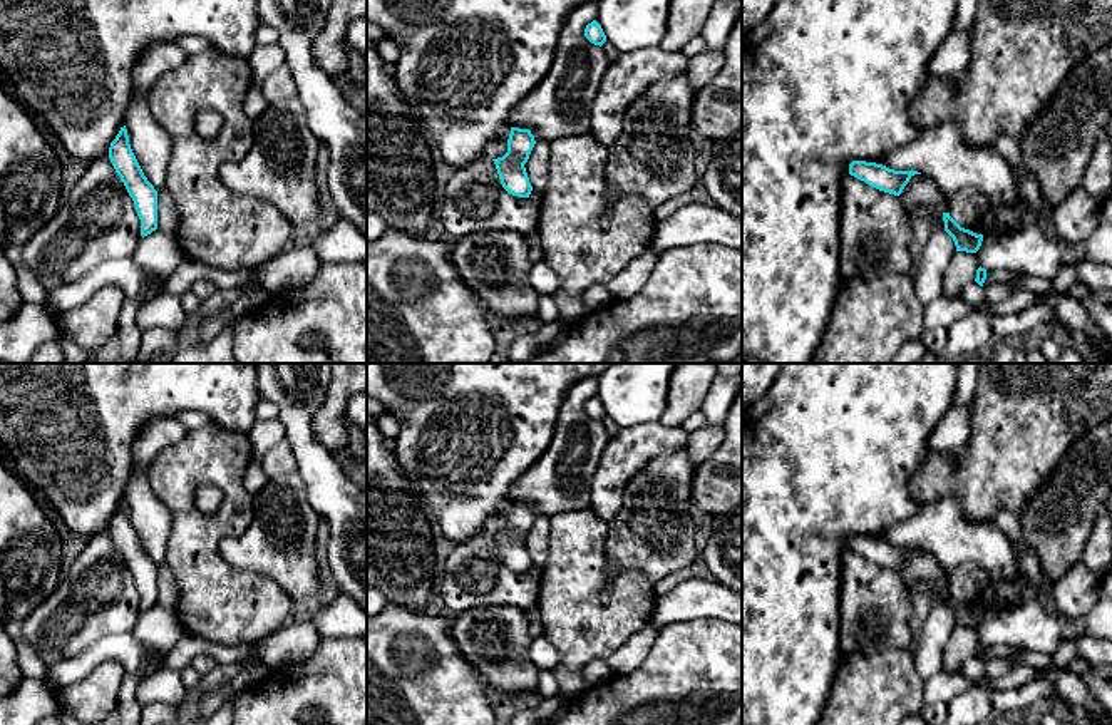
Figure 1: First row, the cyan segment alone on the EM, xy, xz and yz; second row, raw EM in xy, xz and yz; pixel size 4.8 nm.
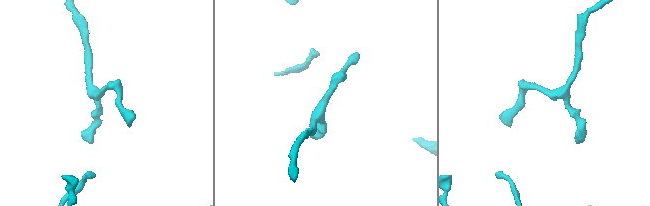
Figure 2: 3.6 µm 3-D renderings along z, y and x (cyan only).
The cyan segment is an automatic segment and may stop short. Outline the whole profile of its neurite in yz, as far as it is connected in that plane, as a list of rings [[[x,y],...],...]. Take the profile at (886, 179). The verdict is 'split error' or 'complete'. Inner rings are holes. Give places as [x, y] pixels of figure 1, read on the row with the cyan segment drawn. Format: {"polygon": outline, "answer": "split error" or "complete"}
{"polygon": [[[852,161],[849,164],[849,174],[864,181],[866,184],[899,196],[904,186],[914,174],[921,174],[918,171],[894,171],[883,164],[866,162],[866,161]]], "answer": "complete"}

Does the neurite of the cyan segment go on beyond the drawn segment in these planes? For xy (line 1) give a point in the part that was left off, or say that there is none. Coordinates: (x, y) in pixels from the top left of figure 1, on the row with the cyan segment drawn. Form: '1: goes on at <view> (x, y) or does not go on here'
1: does not go on here

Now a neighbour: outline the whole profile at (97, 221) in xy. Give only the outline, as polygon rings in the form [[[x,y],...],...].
[[[109,157],[94,159],[54,218],[23,246],[23,265],[44,288],[80,280],[111,260],[132,258],[141,219]]]

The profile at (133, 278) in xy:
[[[132,258],[111,260],[89,270],[80,280],[49,291],[45,311],[65,313],[84,305],[107,283],[122,288],[126,301],[147,293],[147,273]]]

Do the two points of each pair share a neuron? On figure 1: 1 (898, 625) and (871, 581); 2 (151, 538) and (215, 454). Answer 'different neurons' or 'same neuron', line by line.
1: same neuron
2: different neurons

